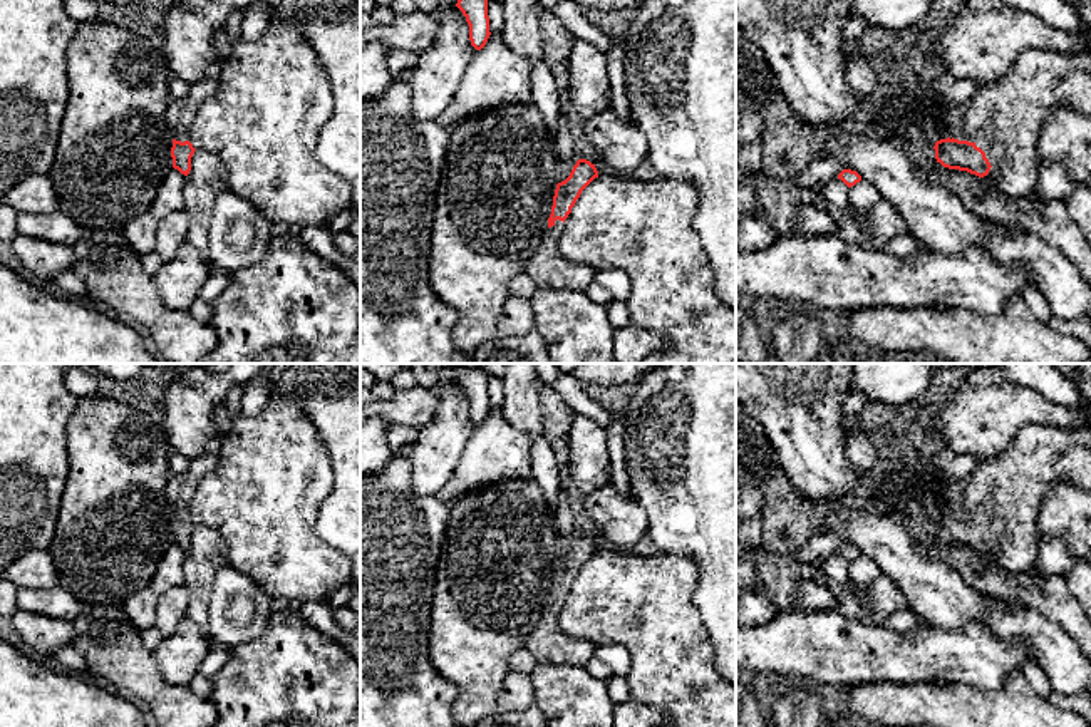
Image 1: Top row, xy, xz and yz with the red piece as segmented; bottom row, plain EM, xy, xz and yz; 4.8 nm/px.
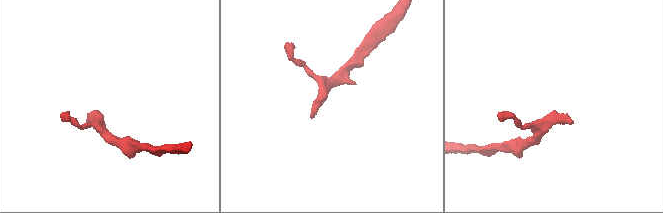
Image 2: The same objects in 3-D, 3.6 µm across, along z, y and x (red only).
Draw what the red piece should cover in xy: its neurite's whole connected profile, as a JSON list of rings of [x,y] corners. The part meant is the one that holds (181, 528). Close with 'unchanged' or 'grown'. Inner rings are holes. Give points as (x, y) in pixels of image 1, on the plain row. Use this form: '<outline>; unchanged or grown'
[[[215,447],[189,461],[188,469],[179,476],[171,476],[166,486],[166,496],[173,506],[173,543],[188,551],[194,523],[189,518],[189,503],[199,479],[216,466]]]; grown

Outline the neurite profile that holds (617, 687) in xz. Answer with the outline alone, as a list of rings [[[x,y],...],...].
[[[610,675],[605,683],[608,687],[608,695],[615,705],[630,700],[628,683],[625,678]]]

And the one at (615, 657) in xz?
[[[613,643],[598,645],[595,657],[605,662],[613,675],[622,678],[625,678],[632,668],[630,653],[623,647]]]

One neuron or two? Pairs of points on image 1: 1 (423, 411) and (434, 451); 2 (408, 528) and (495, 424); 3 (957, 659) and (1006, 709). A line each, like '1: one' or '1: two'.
1: two
2: two
3: two

